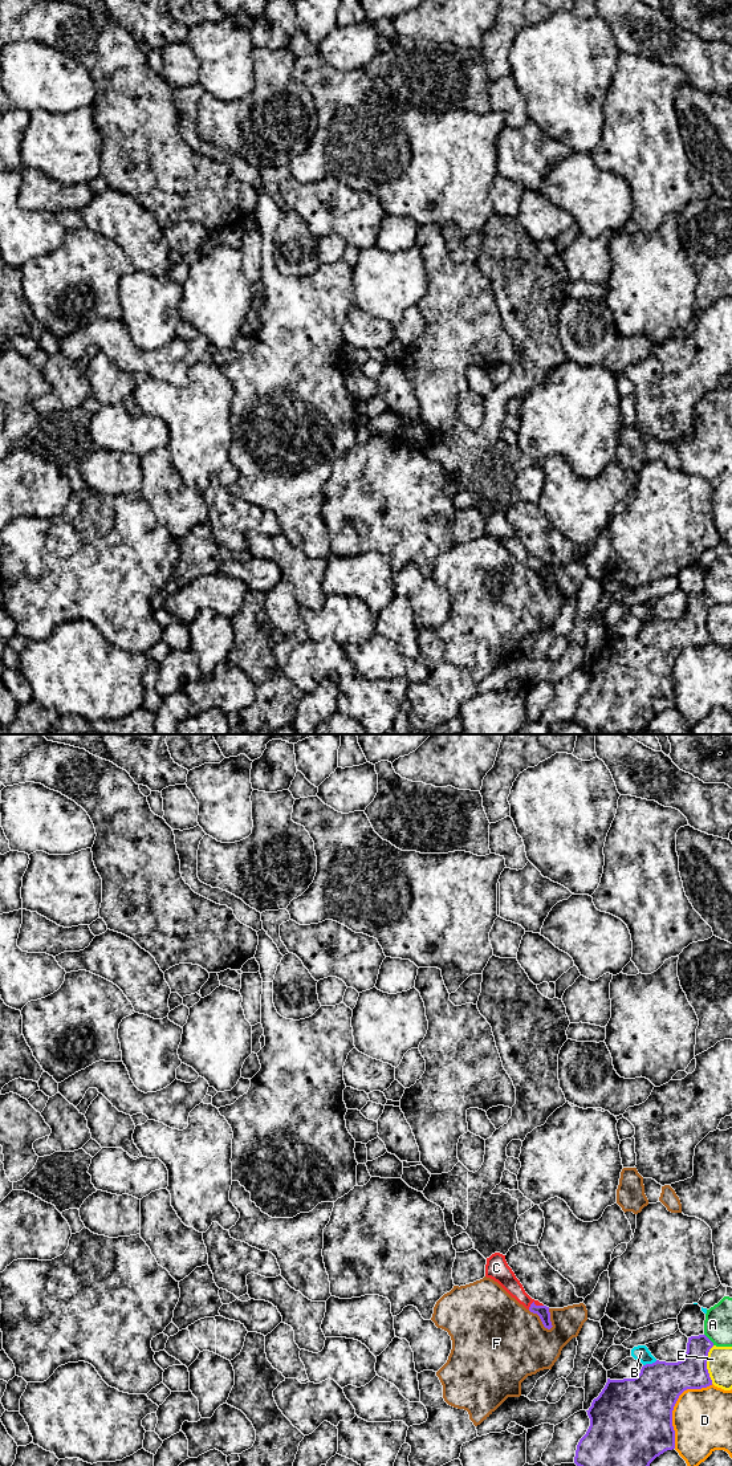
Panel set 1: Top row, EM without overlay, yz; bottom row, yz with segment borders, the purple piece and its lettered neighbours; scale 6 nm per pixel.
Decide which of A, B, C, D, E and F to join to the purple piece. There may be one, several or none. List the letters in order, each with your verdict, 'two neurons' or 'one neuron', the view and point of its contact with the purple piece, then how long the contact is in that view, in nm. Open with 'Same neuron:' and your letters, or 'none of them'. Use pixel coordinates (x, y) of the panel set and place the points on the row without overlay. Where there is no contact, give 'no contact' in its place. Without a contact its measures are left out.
Same neuron: C
A: two neurons | yz (708, 597) | 90 nm
B: two neurons | yz (650, 622) | 90 nm
C: one neuron | yz (535, 562) | 100 nm
D: two neurons | yz (674, 663) | 460 nm
E: two neurons | yz (706, 622) | 240 nm
F: two neurons | yz (541, 578) | 190 nm

